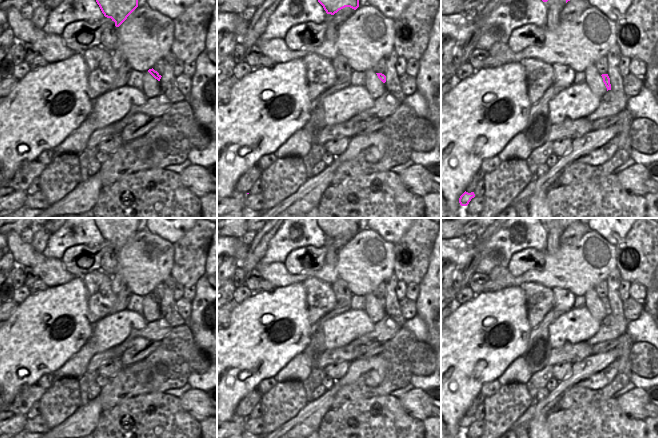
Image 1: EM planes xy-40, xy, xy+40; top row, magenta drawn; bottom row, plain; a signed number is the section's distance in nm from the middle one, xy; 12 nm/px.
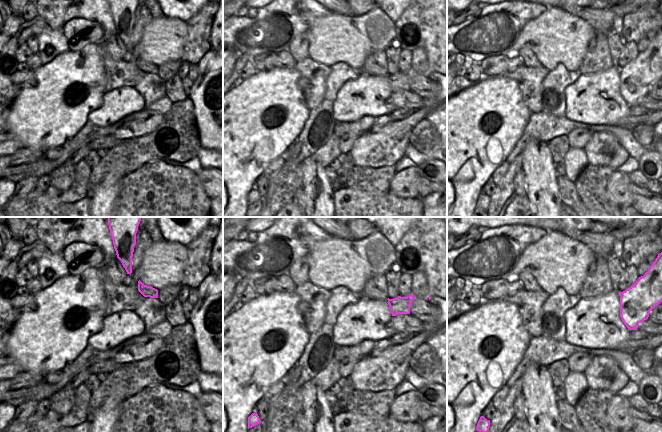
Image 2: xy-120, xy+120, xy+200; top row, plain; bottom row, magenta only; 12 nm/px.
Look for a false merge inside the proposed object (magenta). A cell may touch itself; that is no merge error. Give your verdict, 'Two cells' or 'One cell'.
One cell

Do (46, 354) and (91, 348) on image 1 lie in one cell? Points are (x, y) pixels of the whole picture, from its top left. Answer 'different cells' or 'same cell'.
different cells

